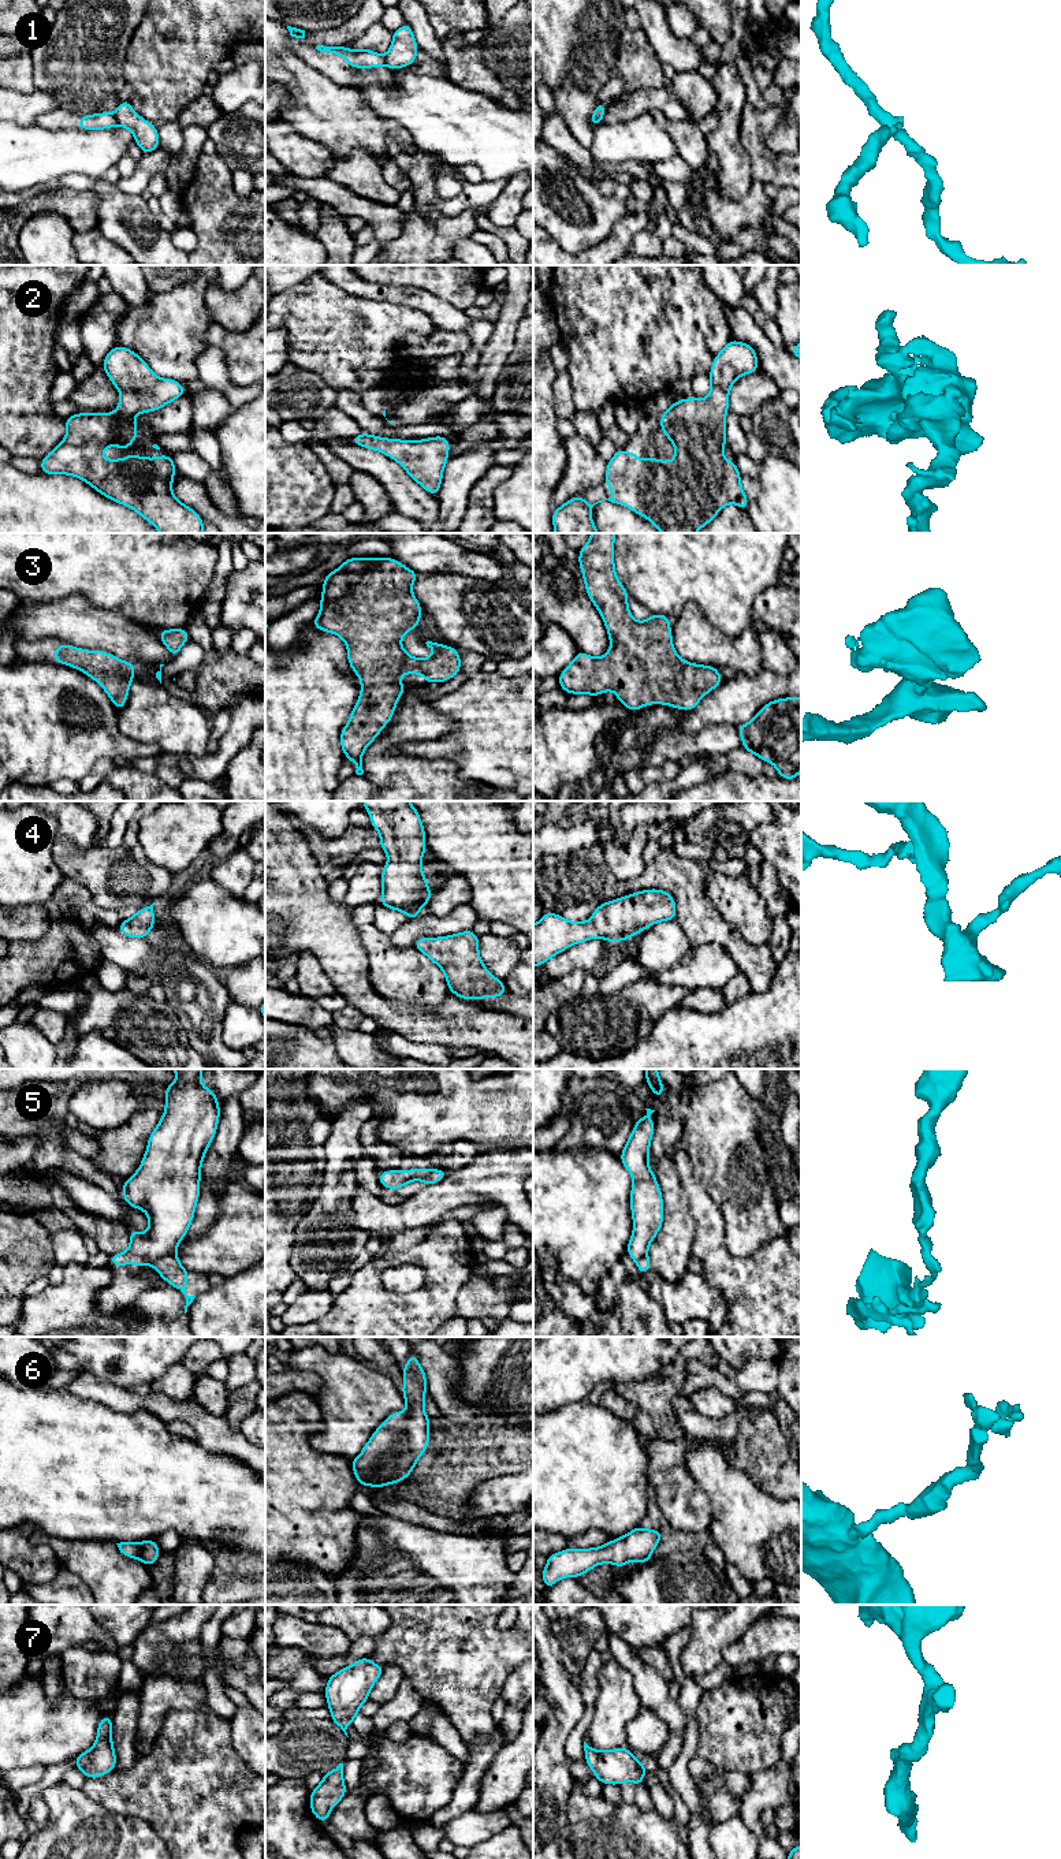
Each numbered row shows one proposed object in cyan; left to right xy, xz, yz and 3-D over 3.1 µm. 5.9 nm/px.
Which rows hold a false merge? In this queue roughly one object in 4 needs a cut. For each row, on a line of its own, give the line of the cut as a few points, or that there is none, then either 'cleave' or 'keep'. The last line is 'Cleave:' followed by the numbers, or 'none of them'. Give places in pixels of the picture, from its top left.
1: xy (114, 115), (118, 125) | cleave
2: no cut | keep
3: no cut | keep
4: no cut | keep
5: xy (174, 1252), (149, 1263) | cleave
6: no cut | keep
7: no cut | keep
Cleave: 1, 5

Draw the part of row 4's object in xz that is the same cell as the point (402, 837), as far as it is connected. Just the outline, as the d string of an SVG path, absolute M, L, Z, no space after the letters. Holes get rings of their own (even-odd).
M362 801L362 806L369 812L371 824L380 834L380 847L390 860L383 865L379 902L388 909L405 912L407 920L420 917L418 910L428 906L432 890L421 869L427 843L418 811L409 801Z

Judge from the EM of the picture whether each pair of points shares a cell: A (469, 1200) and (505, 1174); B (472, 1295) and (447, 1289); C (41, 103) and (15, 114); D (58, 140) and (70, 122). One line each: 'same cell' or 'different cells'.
A: same cell
B: different cells
C: same cell
D: different cells

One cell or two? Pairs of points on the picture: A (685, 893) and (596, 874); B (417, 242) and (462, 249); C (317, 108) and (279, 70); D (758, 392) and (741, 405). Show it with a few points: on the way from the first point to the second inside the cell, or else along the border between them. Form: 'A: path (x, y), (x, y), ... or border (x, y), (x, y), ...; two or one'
A: path (663, 882), (618, 886); one
B: border (471, 237), (461, 238), (451, 250); two
C: path (308, 99), (289, 79); one
D: path (754, 392), (745, 401); one

